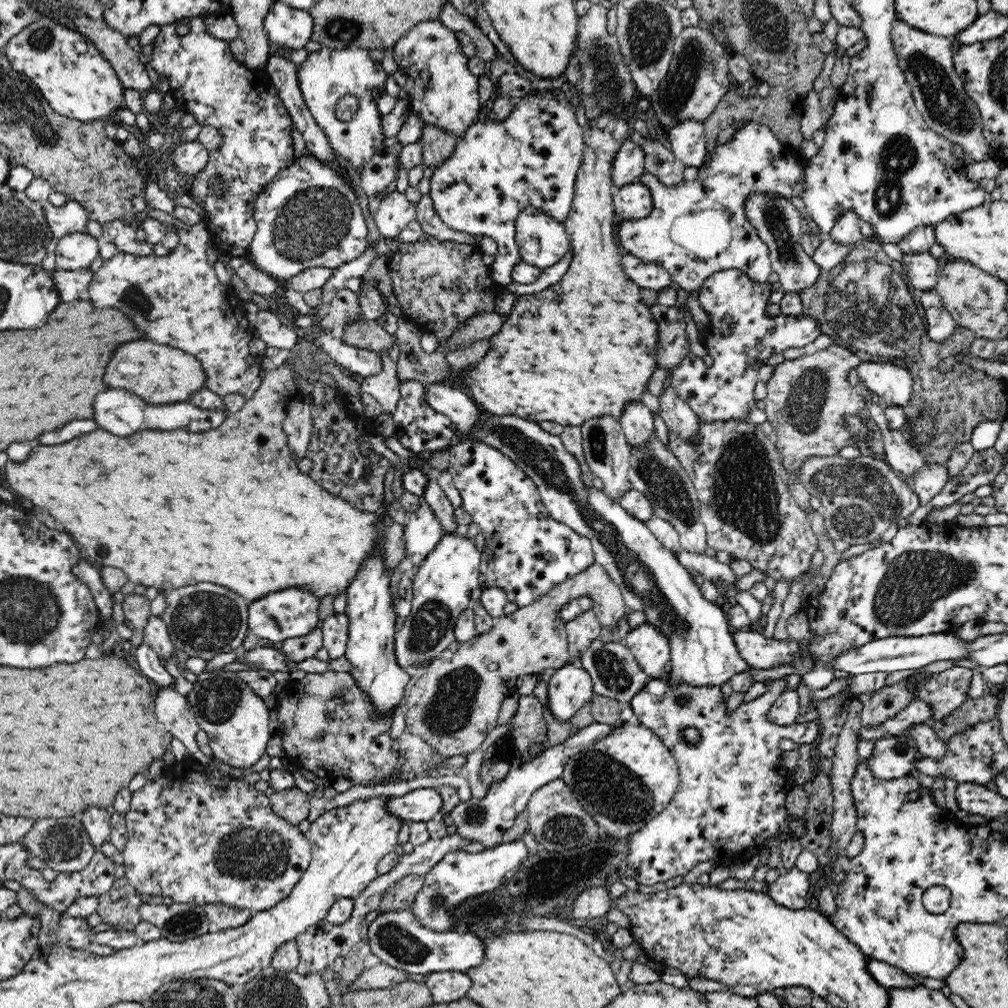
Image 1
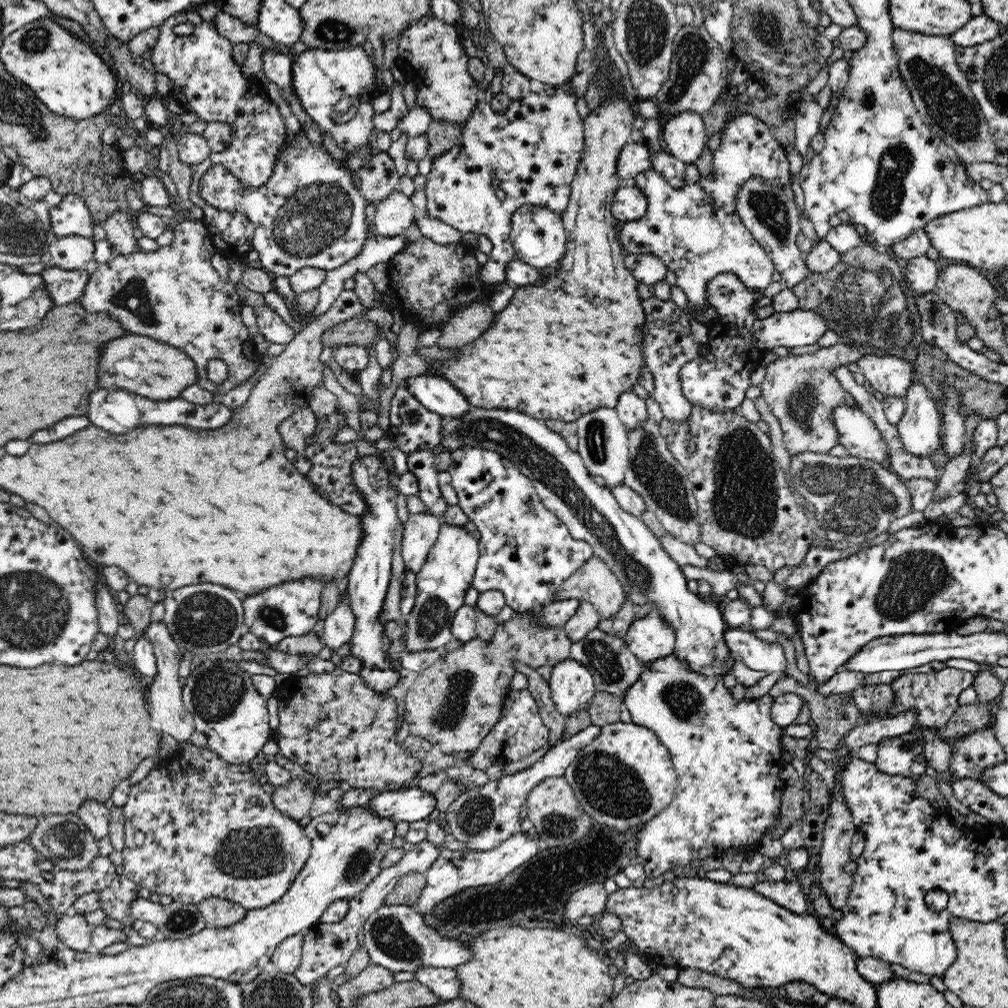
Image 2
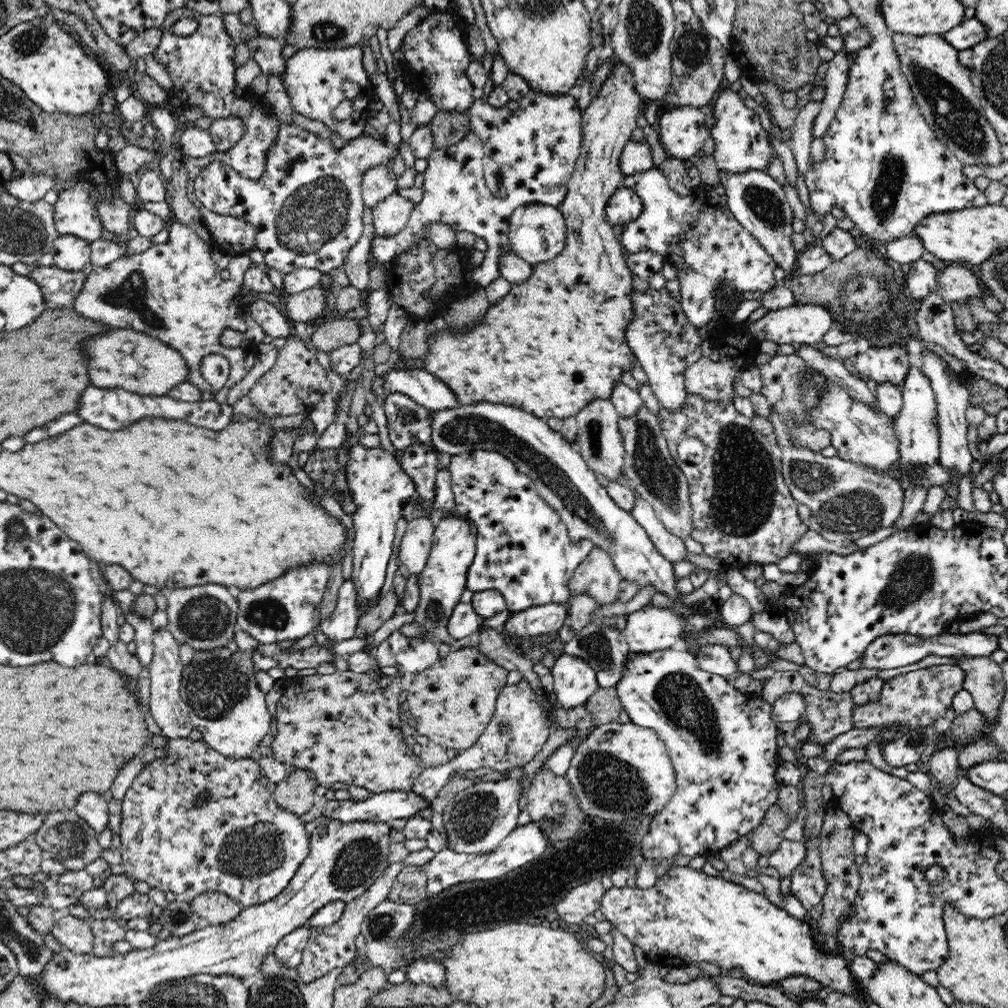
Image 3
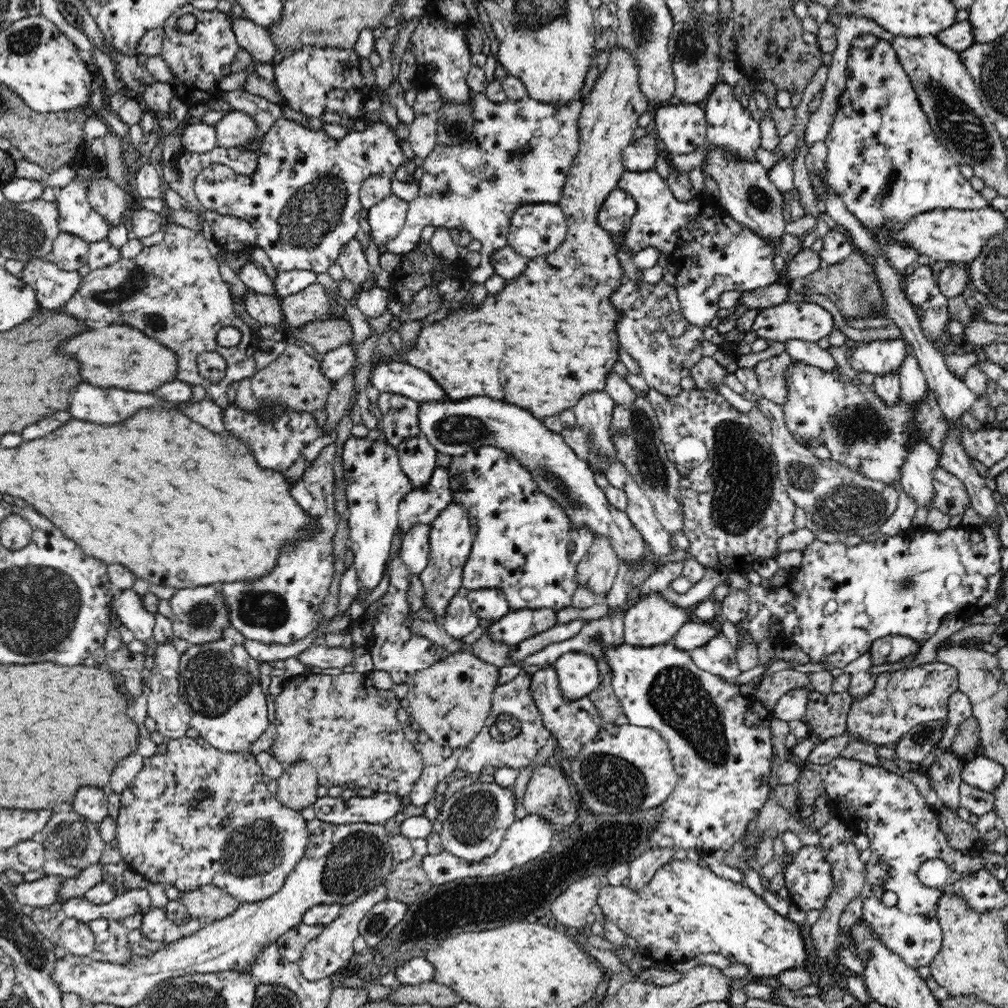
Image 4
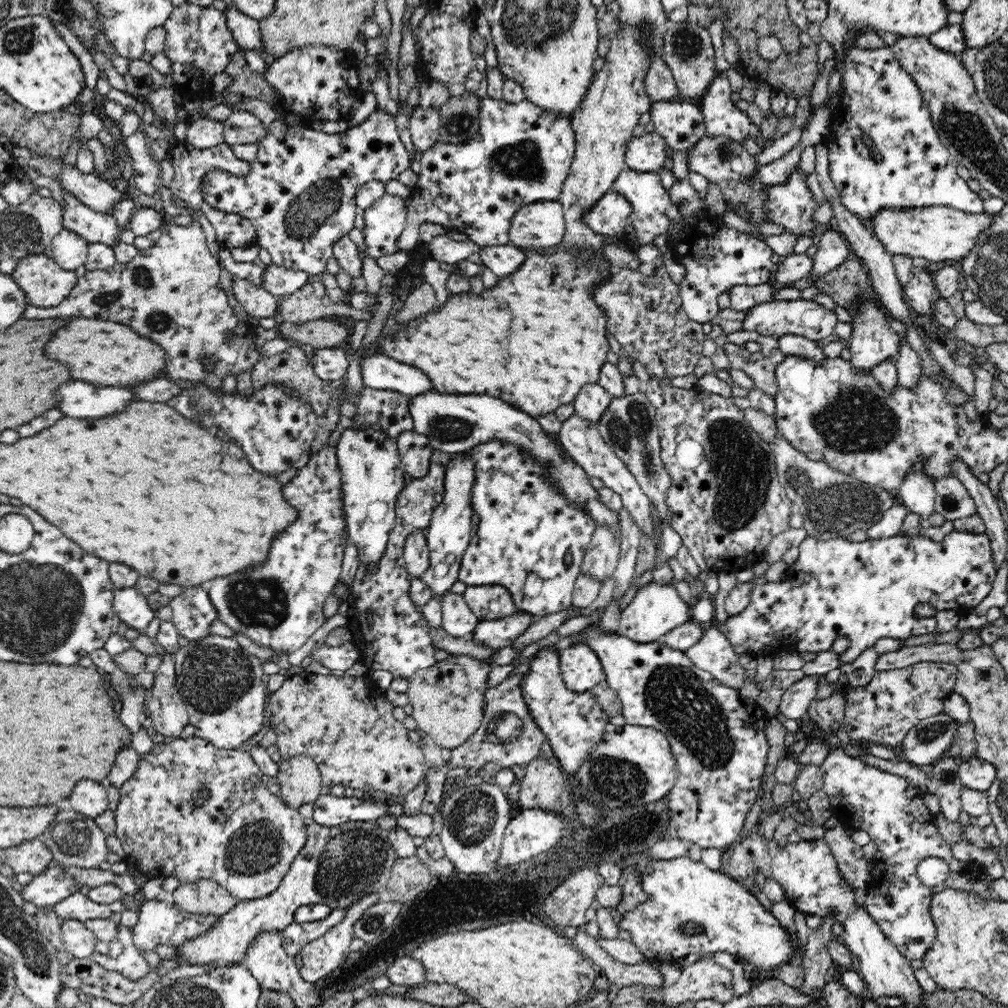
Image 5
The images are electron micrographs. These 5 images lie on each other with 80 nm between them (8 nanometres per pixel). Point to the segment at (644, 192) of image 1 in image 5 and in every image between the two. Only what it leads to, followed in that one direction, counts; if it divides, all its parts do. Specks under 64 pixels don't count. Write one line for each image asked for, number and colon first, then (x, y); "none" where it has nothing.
2: (629, 203)
3: (624, 205)
4: (616, 211)
5: (608, 215)

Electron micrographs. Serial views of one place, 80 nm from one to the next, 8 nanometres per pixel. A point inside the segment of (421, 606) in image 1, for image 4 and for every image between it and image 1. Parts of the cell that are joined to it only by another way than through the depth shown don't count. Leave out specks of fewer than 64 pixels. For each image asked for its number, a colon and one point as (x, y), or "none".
2: (447, 573)
3: (443, 579)
4: (450, 538)

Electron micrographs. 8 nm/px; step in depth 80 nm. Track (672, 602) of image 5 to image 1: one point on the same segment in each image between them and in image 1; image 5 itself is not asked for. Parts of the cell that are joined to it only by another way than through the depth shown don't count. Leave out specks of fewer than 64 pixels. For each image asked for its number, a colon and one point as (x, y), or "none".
1: (651, 648)
2: (648, 637)
3: (650, 628)
4: (651, 620)

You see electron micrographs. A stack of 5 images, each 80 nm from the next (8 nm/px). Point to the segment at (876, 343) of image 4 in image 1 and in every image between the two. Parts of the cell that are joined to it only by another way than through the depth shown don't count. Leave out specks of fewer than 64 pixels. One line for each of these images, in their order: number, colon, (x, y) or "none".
1: (894, 384)
2: (890, 375)
3: (889, 364)

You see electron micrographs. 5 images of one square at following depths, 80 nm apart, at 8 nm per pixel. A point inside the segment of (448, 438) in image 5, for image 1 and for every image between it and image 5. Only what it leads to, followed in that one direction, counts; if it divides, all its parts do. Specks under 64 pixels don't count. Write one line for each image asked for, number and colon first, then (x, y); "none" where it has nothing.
1: (651, 579)
2: (563, 483)
3: (563, 479)
4: (453, 427)

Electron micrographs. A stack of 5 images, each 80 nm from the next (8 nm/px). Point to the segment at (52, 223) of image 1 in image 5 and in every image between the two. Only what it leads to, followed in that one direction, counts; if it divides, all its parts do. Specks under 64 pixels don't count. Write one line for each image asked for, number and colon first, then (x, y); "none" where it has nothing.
2: (71, 216)
3: (75, 214)
4: (77, 218)
5: (95, 227)

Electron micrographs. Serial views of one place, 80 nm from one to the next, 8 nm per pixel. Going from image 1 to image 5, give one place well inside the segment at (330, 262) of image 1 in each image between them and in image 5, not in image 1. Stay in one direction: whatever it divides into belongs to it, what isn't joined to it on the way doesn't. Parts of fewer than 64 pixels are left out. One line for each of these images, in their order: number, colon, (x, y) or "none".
2: (309, 213)
3: (307, 208)
4: (302, 199)
5: (299, 193)

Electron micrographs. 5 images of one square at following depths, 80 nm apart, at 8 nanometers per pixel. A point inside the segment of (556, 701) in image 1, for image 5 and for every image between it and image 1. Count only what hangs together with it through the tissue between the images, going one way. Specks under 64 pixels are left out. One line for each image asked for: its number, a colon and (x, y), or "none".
2: (572, 685)
3: (574, 680)
4: (578, 673)
5: (581, 667)

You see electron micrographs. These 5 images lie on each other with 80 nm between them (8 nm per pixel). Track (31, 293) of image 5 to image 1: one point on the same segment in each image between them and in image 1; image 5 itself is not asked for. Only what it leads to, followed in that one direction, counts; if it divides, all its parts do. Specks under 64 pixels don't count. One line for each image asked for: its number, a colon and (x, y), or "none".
1: (72, 285)
2: (64, 286)
3: (59, 288)
4: (53, 287)

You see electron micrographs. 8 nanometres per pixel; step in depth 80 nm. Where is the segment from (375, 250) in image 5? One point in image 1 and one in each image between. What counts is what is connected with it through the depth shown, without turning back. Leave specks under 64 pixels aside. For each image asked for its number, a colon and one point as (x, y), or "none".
1: (395, 212)
2: (394, 215)
3: (390, 216)
4: (387, 218)

